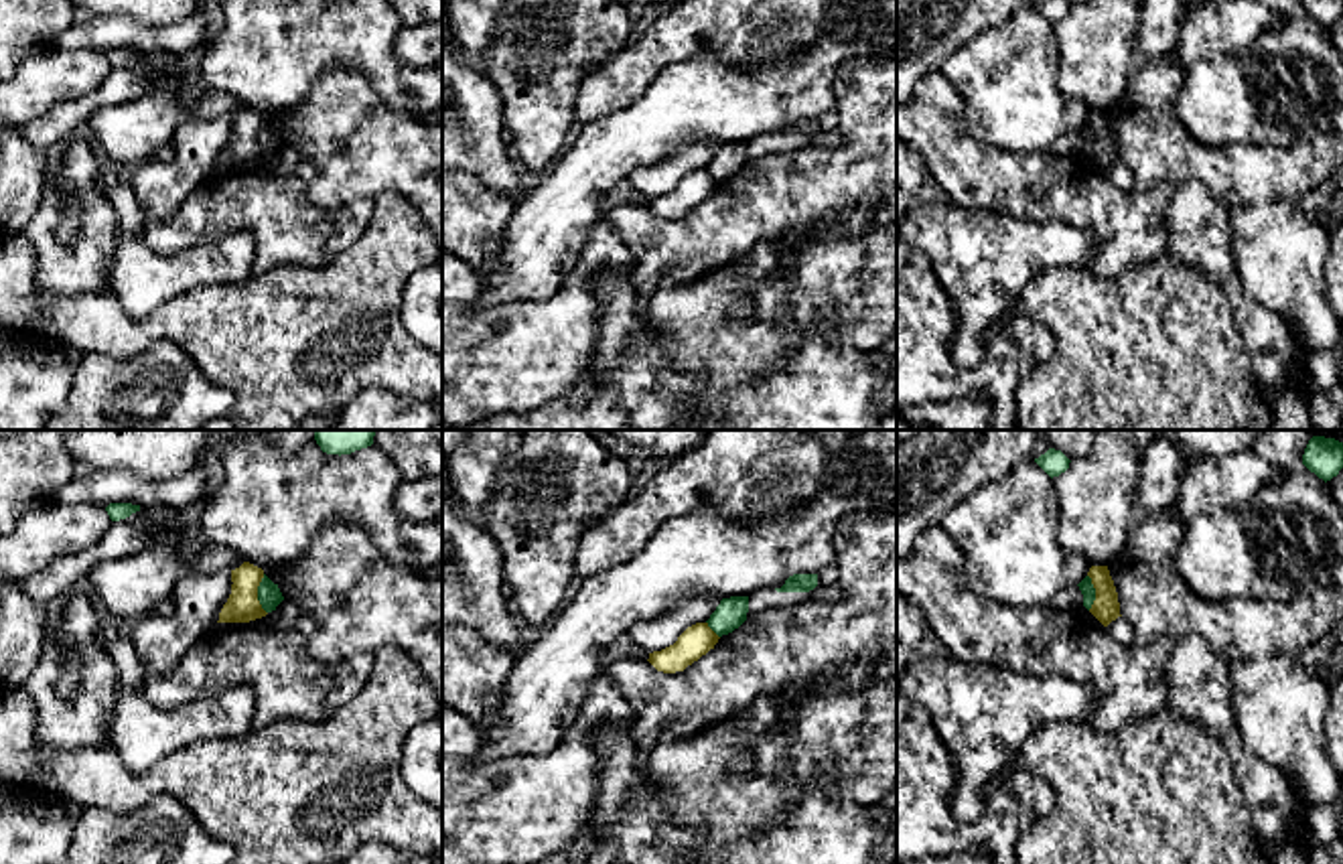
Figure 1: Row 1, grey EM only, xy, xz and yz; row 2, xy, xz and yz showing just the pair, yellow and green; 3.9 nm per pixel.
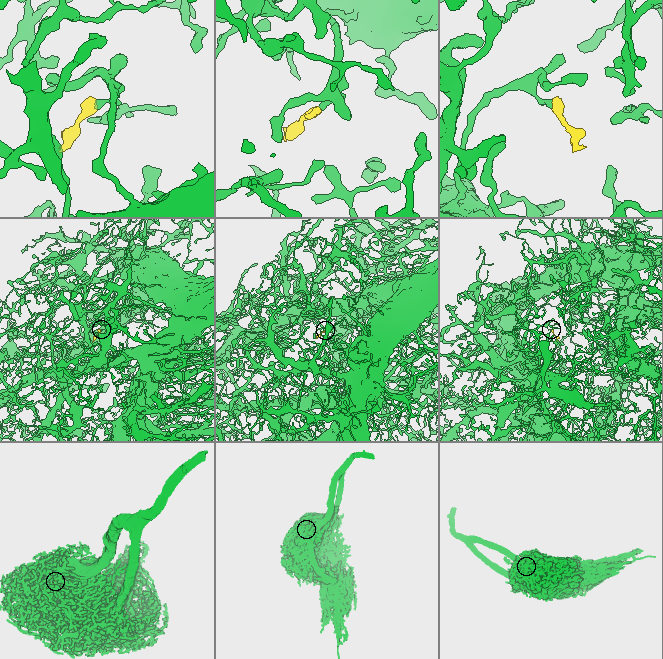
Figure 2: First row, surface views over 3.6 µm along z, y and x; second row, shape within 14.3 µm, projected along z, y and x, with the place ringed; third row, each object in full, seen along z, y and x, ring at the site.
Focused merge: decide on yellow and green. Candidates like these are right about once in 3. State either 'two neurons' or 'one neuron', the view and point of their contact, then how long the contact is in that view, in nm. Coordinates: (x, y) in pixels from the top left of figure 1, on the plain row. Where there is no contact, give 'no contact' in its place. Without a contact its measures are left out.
two neurons | xy (256, 140) | 160 nm

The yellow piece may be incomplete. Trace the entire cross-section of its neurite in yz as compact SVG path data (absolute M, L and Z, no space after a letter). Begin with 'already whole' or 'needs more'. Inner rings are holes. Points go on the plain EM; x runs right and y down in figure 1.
already whole | M1091 112L1087 122L1091 124L1091 130L1095 134L1095 146L1093 146L1091 154L1089 154L1089 158L1104 172L1108 172L1112 166L1122 162L1114 126L1110 122L1108 112Z

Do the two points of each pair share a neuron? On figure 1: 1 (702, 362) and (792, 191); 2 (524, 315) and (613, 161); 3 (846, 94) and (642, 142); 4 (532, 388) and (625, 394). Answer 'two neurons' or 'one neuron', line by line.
1: two neurons
2: two neurons
3: two neurons
4: two neurons

